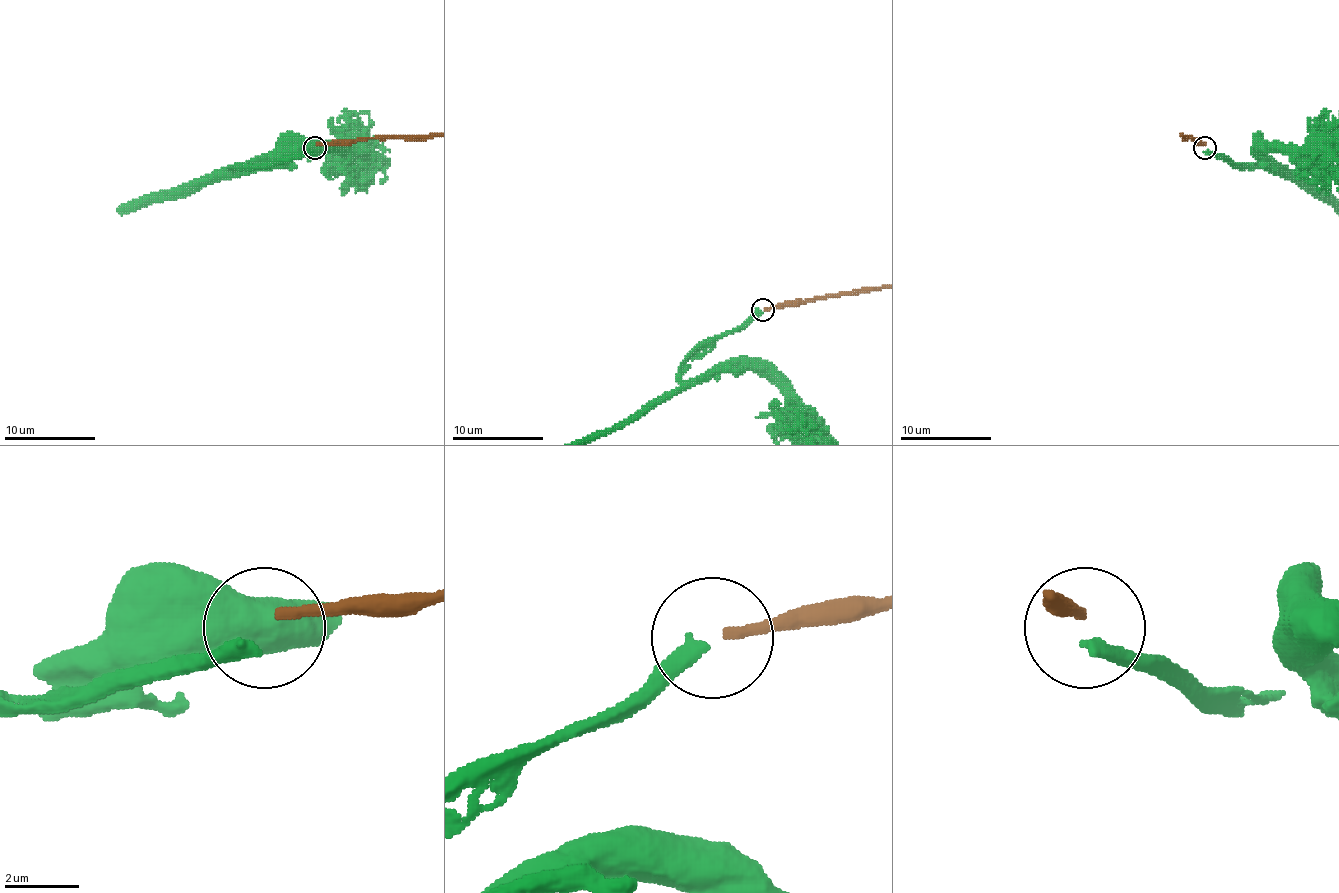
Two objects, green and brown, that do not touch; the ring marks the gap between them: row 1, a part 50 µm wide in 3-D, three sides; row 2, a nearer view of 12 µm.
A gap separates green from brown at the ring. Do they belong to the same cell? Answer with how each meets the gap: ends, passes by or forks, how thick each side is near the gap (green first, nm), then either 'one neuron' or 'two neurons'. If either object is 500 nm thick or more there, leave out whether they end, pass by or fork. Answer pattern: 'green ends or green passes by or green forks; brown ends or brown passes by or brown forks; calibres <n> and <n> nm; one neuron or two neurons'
green ends; brown ends; calibres 440 and 320 nm; two neurons

